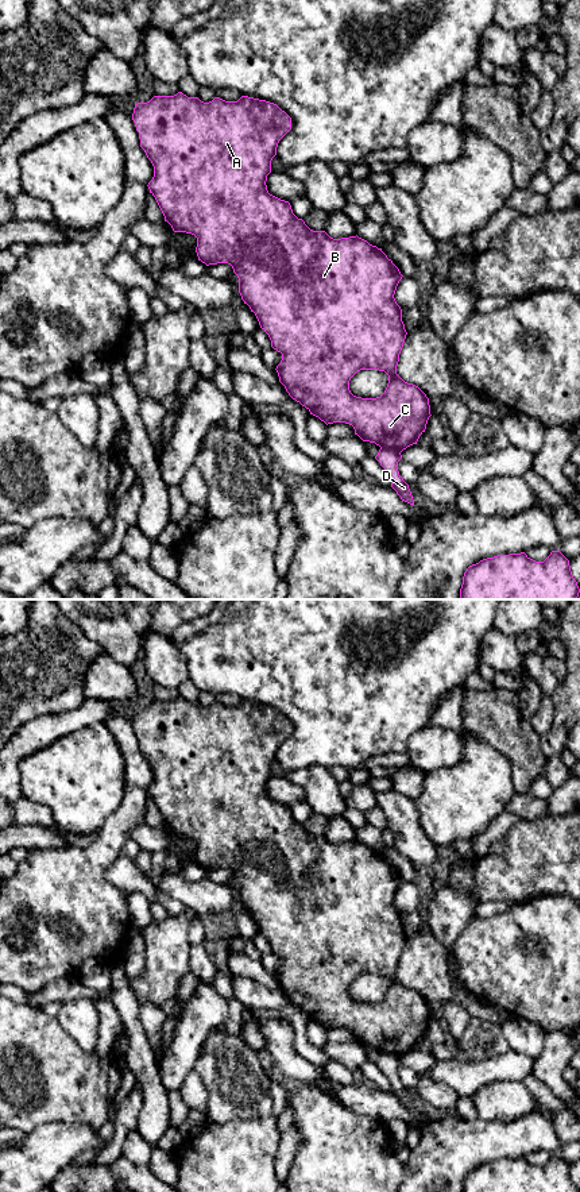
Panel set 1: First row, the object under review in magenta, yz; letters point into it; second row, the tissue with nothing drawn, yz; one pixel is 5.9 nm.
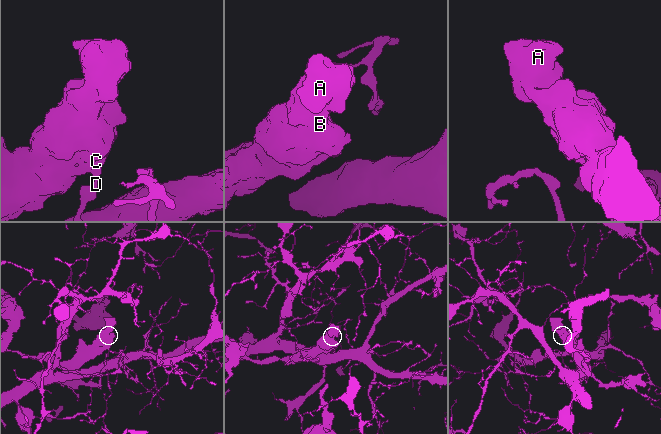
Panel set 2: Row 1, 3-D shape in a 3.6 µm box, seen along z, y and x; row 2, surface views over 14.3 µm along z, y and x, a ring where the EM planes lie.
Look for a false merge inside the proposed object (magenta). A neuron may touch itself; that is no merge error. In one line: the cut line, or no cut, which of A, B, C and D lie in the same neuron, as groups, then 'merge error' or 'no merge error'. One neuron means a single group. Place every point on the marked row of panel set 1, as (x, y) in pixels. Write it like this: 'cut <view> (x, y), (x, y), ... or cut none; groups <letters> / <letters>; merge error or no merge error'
cut yz (381, 446), (399, 452); groups A B C / D; merge error

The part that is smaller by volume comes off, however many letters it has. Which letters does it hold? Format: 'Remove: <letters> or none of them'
Remove: D

